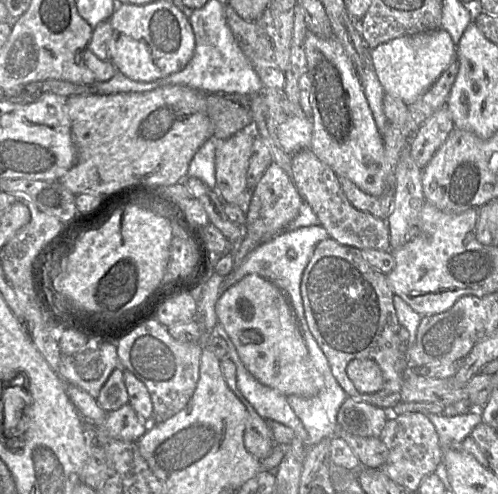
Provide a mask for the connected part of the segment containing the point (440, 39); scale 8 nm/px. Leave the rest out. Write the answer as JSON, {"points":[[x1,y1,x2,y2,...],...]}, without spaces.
{"points":[[443,28,403,36,371,49,370,56,385,93,401,99,407,106,417,101,455,60,457,46]]}

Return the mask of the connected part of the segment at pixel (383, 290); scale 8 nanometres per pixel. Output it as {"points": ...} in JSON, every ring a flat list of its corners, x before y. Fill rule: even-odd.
{"points":[[329,237,320,241,314,249,302,276,301,295,310,332,348,397,382,409,392,409,401,402,406,343,402,343,399,337,400,324,393,304,394,293,386,275,371,266,361,250,342,245],[353,359,370,359,379,365,383,377,379,391,362,393,357,390,347,375,347,366]]}

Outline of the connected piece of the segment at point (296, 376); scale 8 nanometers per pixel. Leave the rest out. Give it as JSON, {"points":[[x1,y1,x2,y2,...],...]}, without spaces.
{"points":[[249,274,229,287,215,305,221,323,247,370,262,384,285,396,313,397,324,386,315,368,297,318,284,293,269,280]]}

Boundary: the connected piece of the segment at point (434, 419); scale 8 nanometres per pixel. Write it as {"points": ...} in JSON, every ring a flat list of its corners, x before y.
{"points":[[481,411,454,416,446,416,444,413,426,416,434,425,443,449,461,445,472,430,482,422]]}

